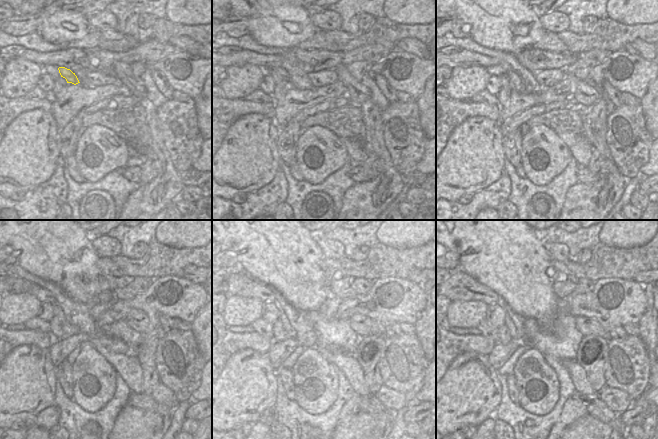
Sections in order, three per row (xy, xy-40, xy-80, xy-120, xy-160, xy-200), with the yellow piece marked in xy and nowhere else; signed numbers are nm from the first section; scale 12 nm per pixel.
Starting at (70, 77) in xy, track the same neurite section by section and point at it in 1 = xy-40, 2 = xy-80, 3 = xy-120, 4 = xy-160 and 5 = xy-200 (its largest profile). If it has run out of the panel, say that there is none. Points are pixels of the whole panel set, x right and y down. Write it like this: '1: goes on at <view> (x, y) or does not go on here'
1: goes on at xy-40 (279, 70)
2: goes on at xy-80 (497, 70)
3: goes on at xy-120 (18, 285)
4: goes on at xy-160 (237, 284)
5: goes on at xy-200 (460, 286)

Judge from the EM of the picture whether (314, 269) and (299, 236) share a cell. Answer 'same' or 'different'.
same

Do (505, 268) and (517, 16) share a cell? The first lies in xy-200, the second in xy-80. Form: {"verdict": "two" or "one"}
{"verdict": "one"}

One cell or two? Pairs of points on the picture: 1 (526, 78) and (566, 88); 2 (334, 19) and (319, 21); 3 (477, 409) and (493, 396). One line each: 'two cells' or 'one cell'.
1: two cells
2: one cell
3: one cell

